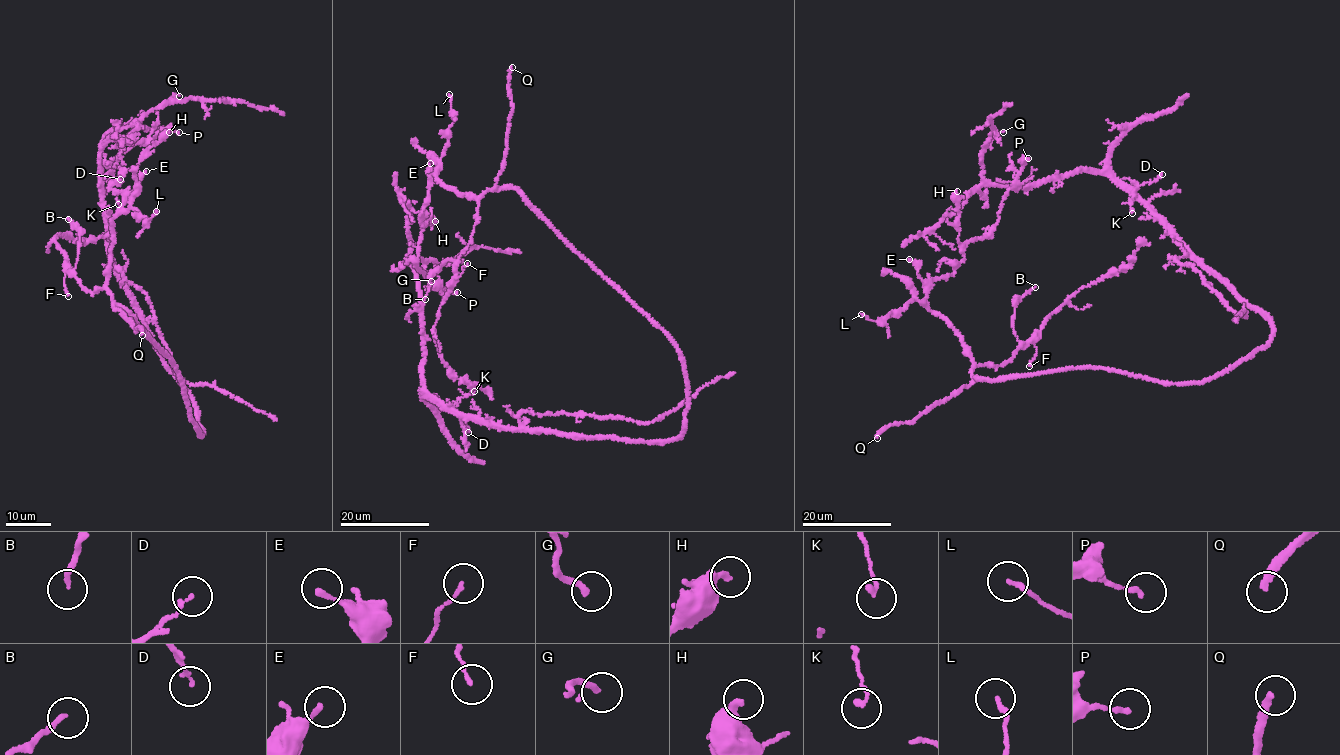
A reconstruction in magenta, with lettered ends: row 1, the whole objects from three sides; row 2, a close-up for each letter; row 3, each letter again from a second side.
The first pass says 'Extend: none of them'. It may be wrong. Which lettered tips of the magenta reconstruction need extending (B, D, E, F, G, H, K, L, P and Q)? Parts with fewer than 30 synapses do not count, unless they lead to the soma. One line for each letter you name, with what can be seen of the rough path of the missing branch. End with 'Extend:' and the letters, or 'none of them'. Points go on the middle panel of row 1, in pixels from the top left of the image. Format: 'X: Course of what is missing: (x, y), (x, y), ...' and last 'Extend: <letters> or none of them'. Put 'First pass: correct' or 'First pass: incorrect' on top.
First pass: incorrect
Extend: Q

